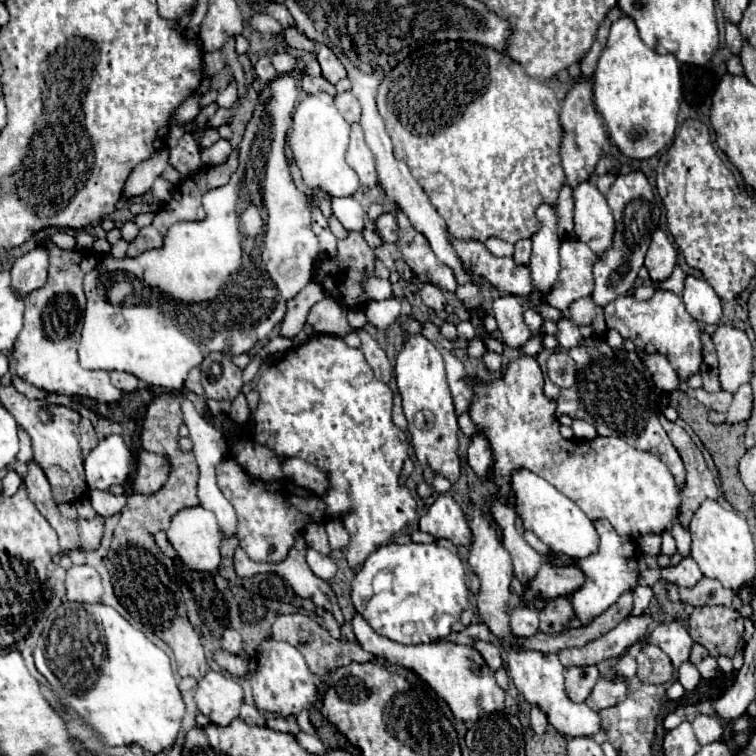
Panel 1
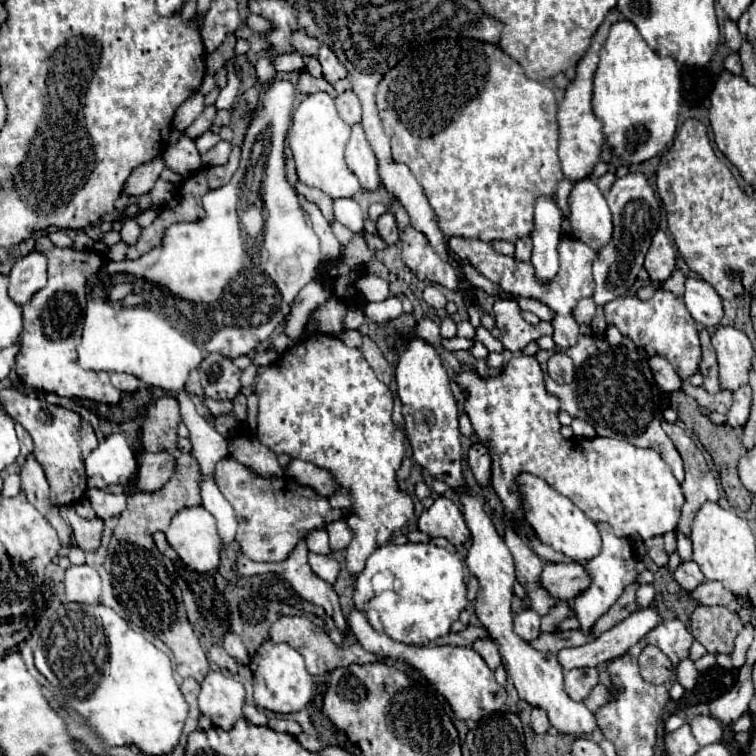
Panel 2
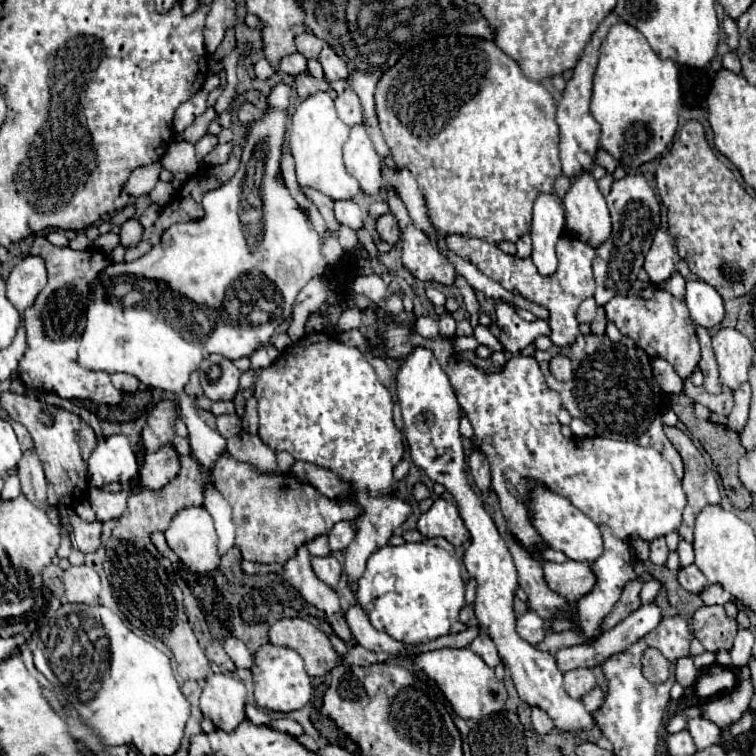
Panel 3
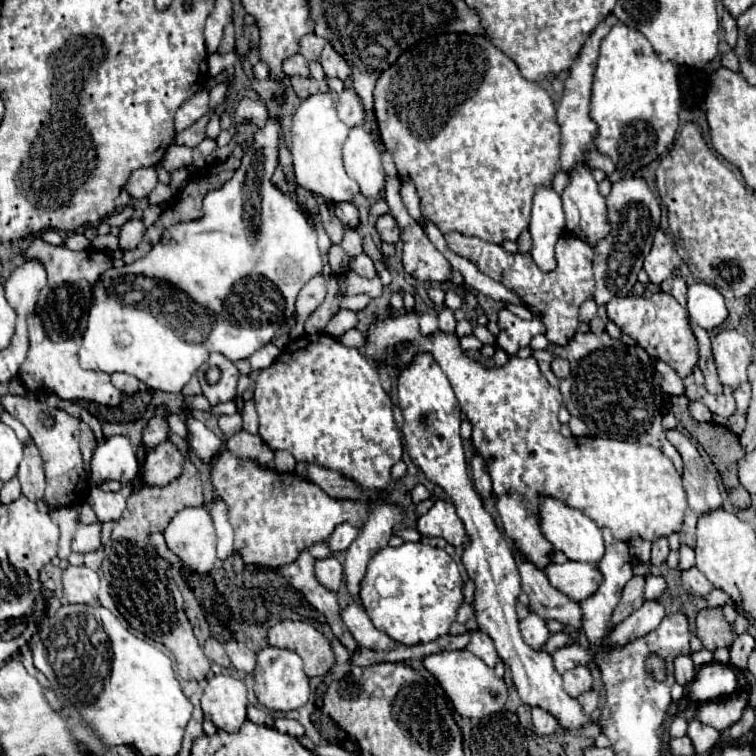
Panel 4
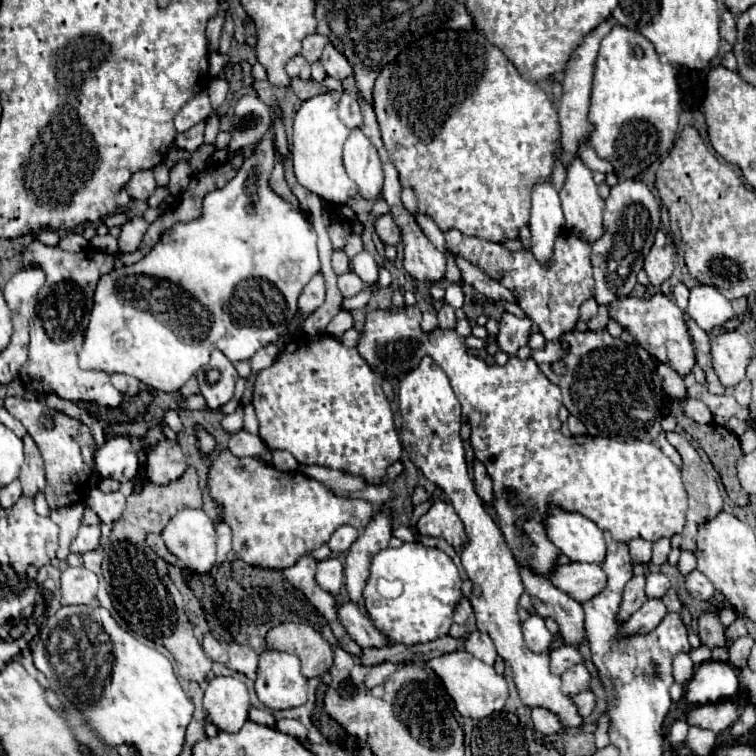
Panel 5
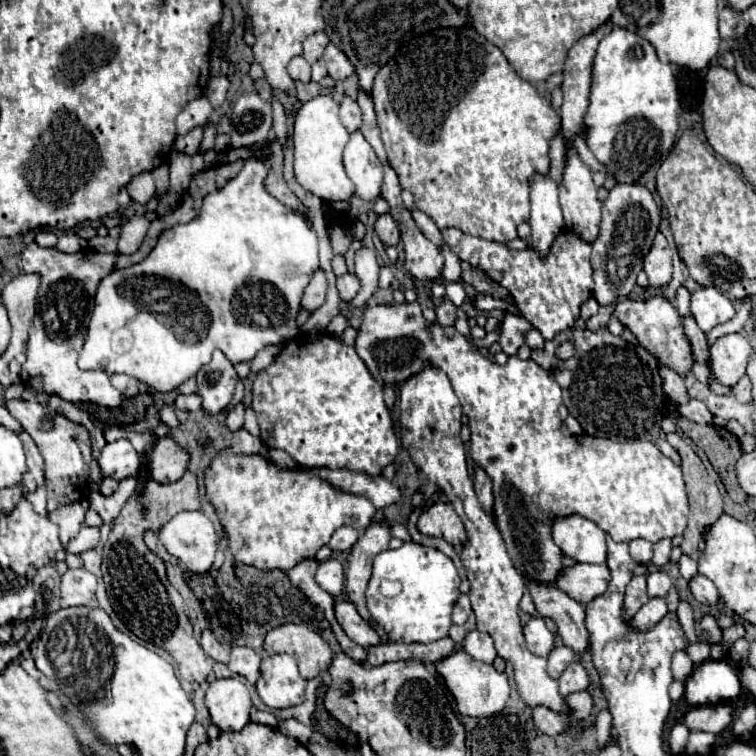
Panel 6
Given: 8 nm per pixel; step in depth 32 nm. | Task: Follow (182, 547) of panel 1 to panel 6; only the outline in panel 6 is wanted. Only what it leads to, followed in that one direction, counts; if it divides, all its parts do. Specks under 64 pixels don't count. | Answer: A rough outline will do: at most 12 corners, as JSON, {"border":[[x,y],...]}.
{"border":[[180,512],[158,532],[190,572],[208,572],[218,550],[202,512]]}

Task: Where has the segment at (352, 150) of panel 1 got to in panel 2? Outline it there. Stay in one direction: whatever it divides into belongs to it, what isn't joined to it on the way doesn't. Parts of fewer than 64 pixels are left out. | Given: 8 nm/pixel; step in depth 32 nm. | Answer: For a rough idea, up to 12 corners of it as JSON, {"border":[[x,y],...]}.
{"border":[[360,124],[352,126],[346,164],[364,190],[382,184],[378,160]]}

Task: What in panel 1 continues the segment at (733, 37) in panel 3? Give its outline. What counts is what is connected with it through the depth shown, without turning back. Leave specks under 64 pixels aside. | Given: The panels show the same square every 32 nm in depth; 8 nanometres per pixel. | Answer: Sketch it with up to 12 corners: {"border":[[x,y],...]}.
{"border":[[726,22],[726,46],[732,54],[738,54],[742,36],[738,26]]}

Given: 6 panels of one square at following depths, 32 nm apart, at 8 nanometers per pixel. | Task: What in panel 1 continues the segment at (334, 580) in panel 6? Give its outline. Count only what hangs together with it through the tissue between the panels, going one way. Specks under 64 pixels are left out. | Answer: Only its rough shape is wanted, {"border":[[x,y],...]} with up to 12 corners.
{"border":[[308,548],[306,560],[318,578],[332,582],[338,566]]}

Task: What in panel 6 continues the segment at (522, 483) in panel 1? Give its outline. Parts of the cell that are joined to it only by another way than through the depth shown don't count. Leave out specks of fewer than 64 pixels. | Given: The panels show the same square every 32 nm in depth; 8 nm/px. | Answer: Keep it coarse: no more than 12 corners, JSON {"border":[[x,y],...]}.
{"border":[[576,514],[552,536],[576,562],[606,564],[606,532]]}

